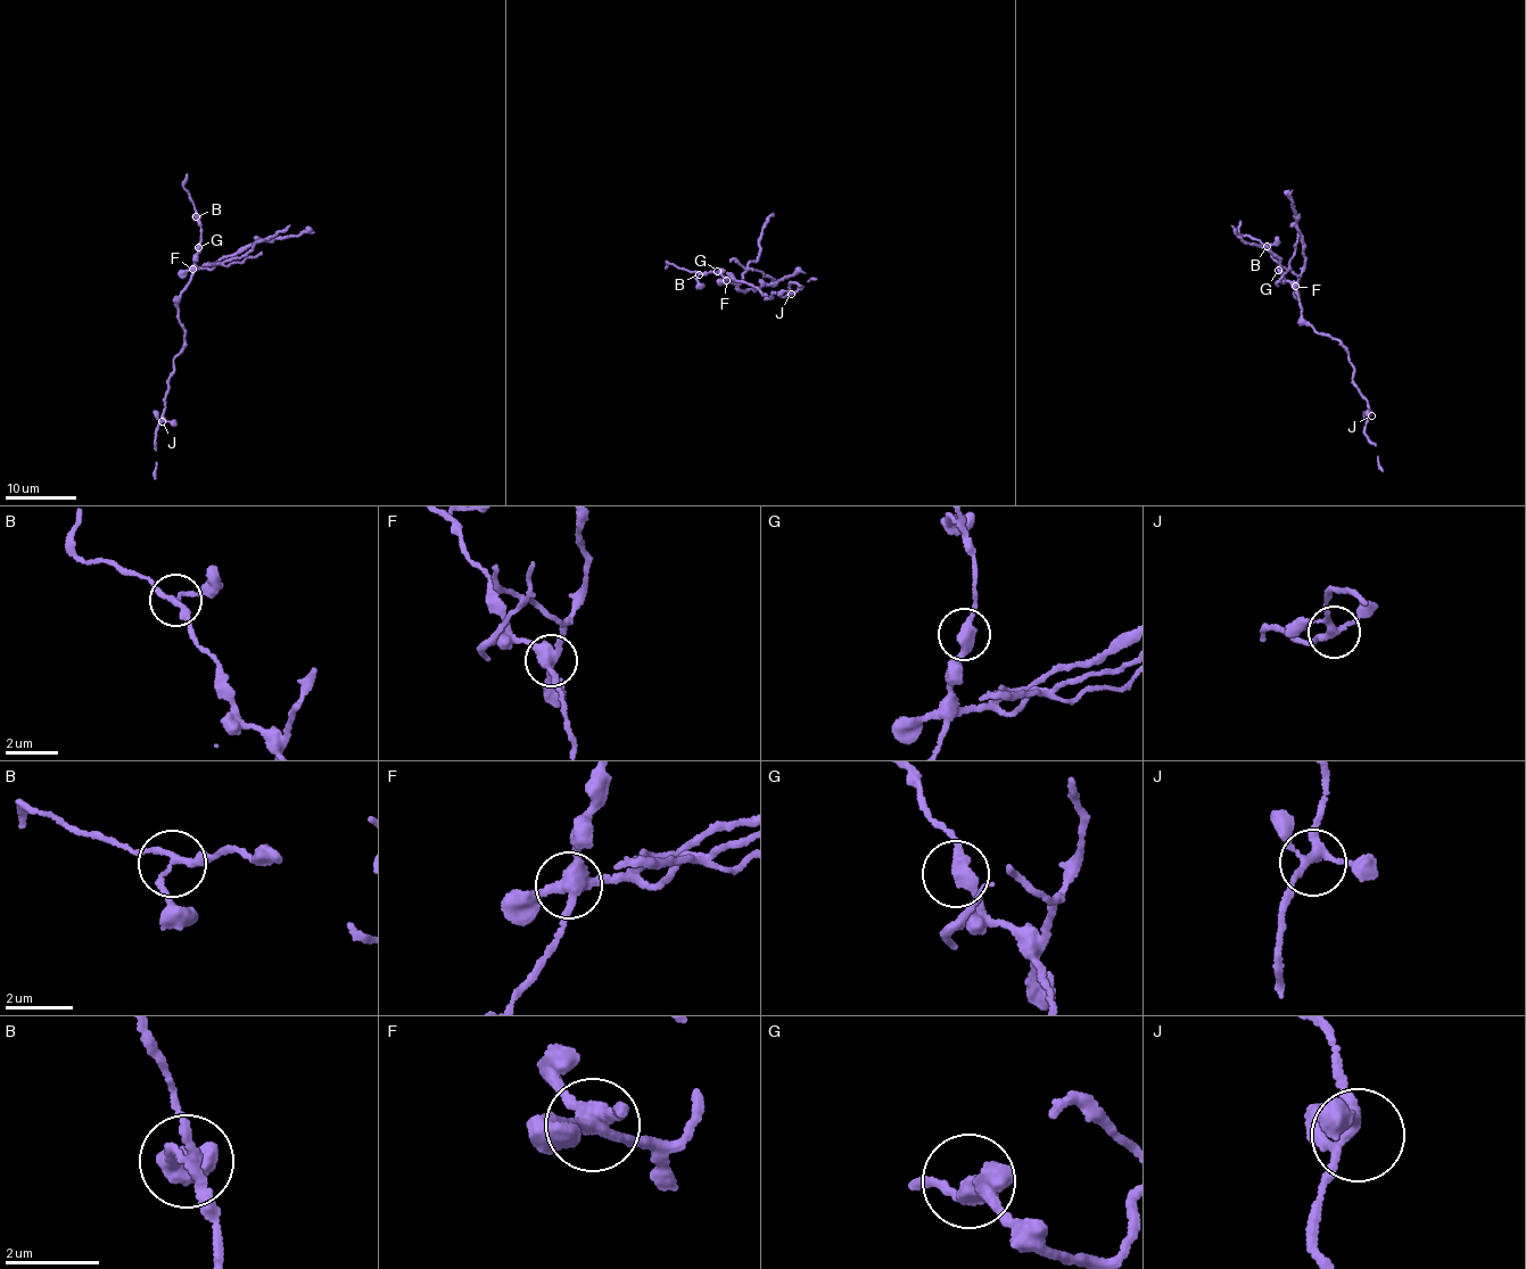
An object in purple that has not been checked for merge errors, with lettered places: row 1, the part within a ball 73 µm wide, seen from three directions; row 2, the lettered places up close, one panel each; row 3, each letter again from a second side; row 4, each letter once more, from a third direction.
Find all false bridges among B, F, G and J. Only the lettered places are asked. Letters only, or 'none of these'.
F

